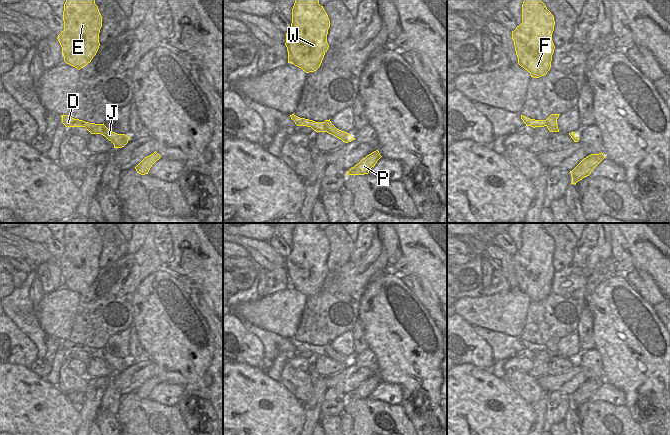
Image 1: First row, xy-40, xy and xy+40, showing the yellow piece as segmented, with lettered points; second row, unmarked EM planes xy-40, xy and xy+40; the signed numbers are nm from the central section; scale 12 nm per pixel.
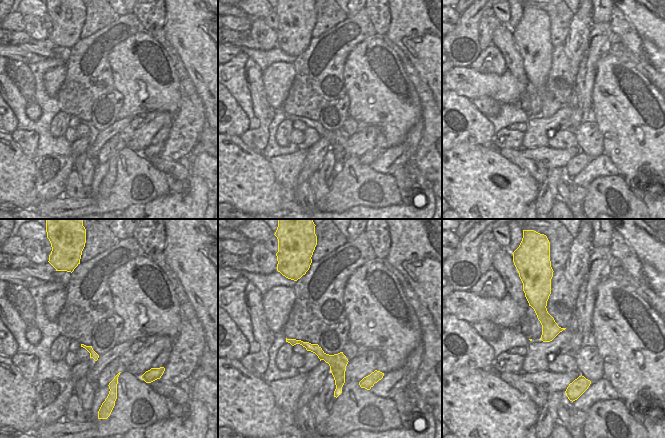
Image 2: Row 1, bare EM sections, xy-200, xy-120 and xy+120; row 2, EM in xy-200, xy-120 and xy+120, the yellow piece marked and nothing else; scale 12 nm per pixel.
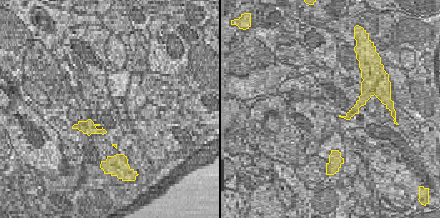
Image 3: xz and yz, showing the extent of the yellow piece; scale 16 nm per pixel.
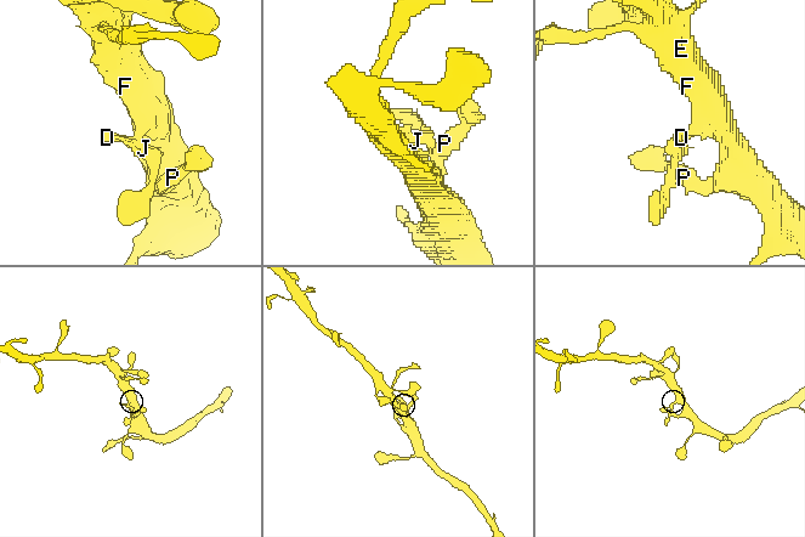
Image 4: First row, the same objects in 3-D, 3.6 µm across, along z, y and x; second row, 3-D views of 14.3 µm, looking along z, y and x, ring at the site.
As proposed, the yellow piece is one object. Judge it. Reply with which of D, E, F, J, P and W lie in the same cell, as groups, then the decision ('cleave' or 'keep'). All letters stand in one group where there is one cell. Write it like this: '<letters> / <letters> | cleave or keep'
D J / E F P W | cleave

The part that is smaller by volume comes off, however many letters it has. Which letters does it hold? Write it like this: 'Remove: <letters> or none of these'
Remove: D, J

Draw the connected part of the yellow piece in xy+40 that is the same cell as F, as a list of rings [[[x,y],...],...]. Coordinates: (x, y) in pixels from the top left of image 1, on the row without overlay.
[[[524,223],[522,247],[512,255],[512,263],[518,288],[533,302],[546,299],[551,292],[554,249],[554,240],[541,223]]]

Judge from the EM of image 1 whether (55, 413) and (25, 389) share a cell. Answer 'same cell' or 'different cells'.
same cell

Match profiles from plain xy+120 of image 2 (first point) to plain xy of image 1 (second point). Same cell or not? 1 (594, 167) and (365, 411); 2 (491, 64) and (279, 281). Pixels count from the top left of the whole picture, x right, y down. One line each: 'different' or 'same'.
1: different
2: same

